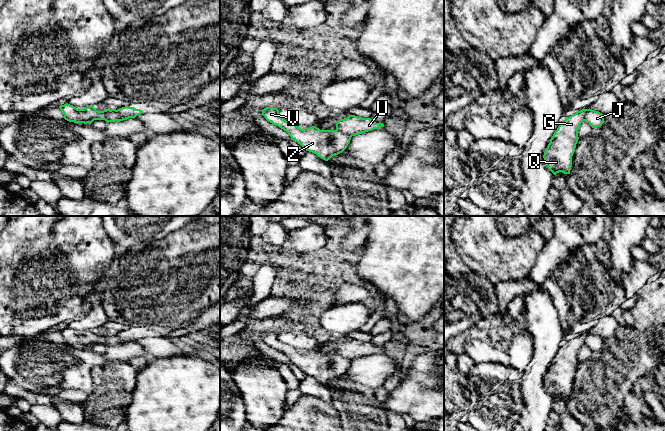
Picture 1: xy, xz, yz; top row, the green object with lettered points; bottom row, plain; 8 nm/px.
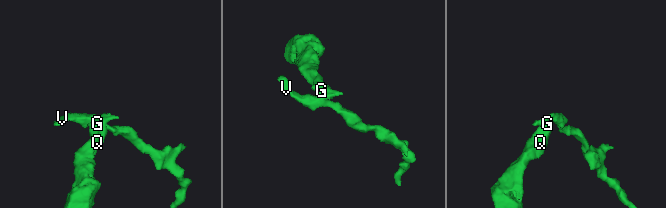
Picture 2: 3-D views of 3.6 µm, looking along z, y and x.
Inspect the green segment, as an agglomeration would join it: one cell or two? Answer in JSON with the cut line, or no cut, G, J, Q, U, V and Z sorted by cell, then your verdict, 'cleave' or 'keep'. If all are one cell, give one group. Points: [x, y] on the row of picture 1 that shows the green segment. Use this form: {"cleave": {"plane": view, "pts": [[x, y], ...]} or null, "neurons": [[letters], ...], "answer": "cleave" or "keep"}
{"cleave": {"plane": "xz", "pts": [[336, 129], [351, 136]]}, "neurons": [["G", "Q", "U"], ["J", "V", "Z"]], "answer": "cleave"}

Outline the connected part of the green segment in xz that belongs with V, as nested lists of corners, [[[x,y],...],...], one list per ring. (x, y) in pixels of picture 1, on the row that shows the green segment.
[[[274,107],[264,108],[262,115],[268,122],[286,131],[291,140],[300,144],[306,151],[316,154],[325,161],[342,153],[351,140],[351,136],[338,130],[320,130],[316,126],[301,129],[299,126],[282,119],[279,116],[279,110]]]

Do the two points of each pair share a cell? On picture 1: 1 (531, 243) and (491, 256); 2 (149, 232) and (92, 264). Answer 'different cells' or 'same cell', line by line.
1: same cell
2: different cells

